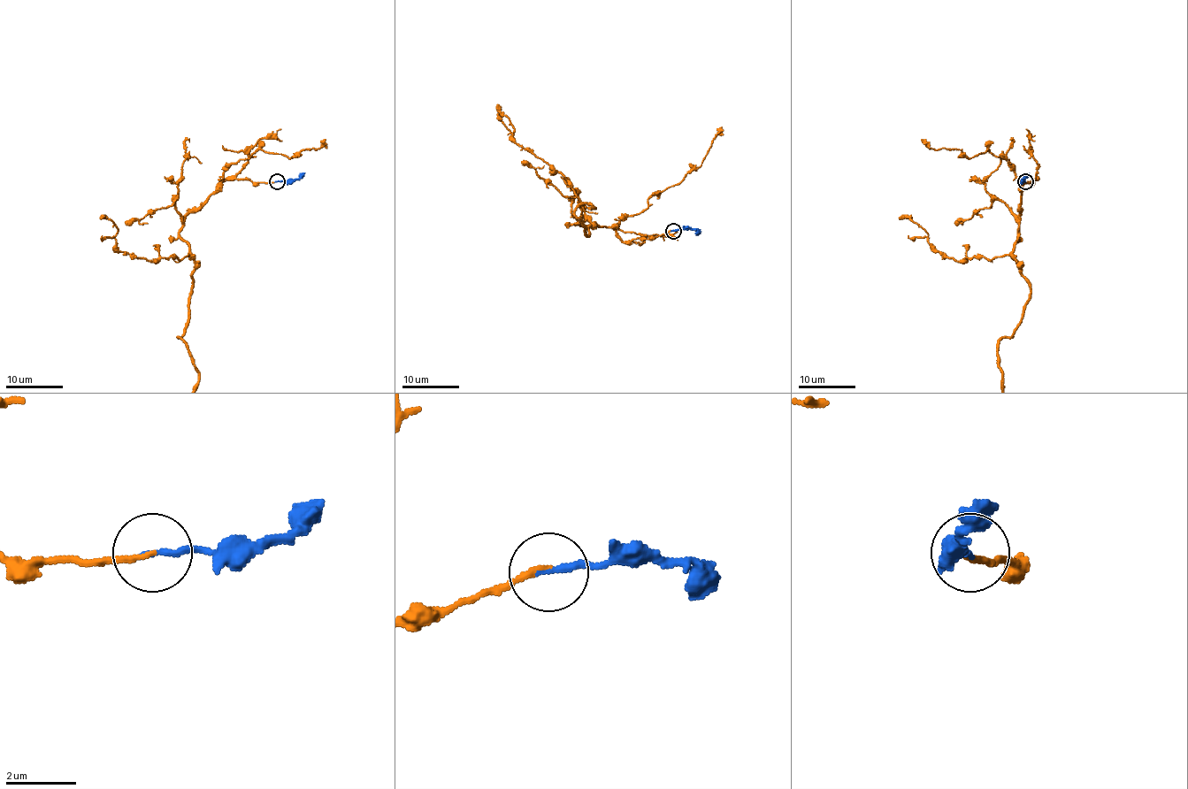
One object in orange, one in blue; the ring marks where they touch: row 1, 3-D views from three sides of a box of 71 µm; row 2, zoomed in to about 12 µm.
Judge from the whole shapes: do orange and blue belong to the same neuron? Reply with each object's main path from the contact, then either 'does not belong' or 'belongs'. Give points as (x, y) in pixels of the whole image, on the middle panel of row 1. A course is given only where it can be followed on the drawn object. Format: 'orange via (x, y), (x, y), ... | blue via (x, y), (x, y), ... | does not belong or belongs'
blue via (672, 230), (693, 229), (701, 232) | belongs

